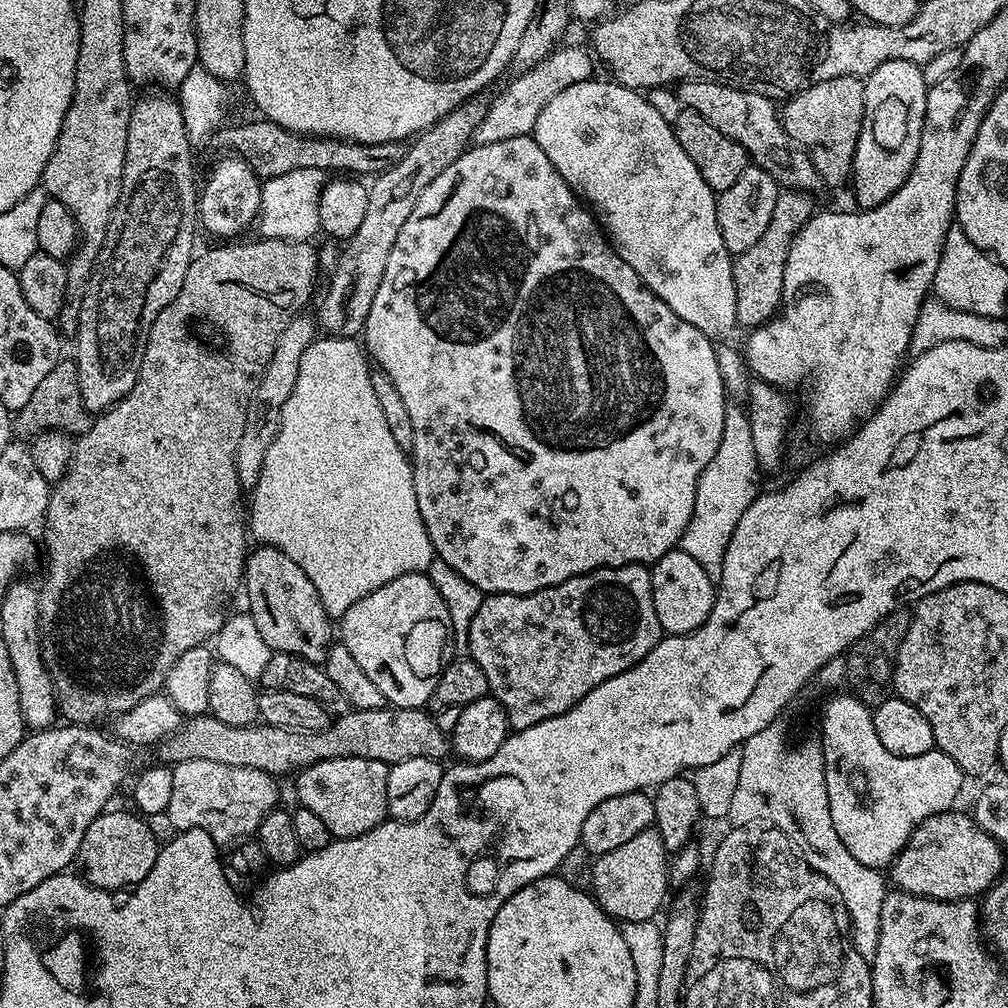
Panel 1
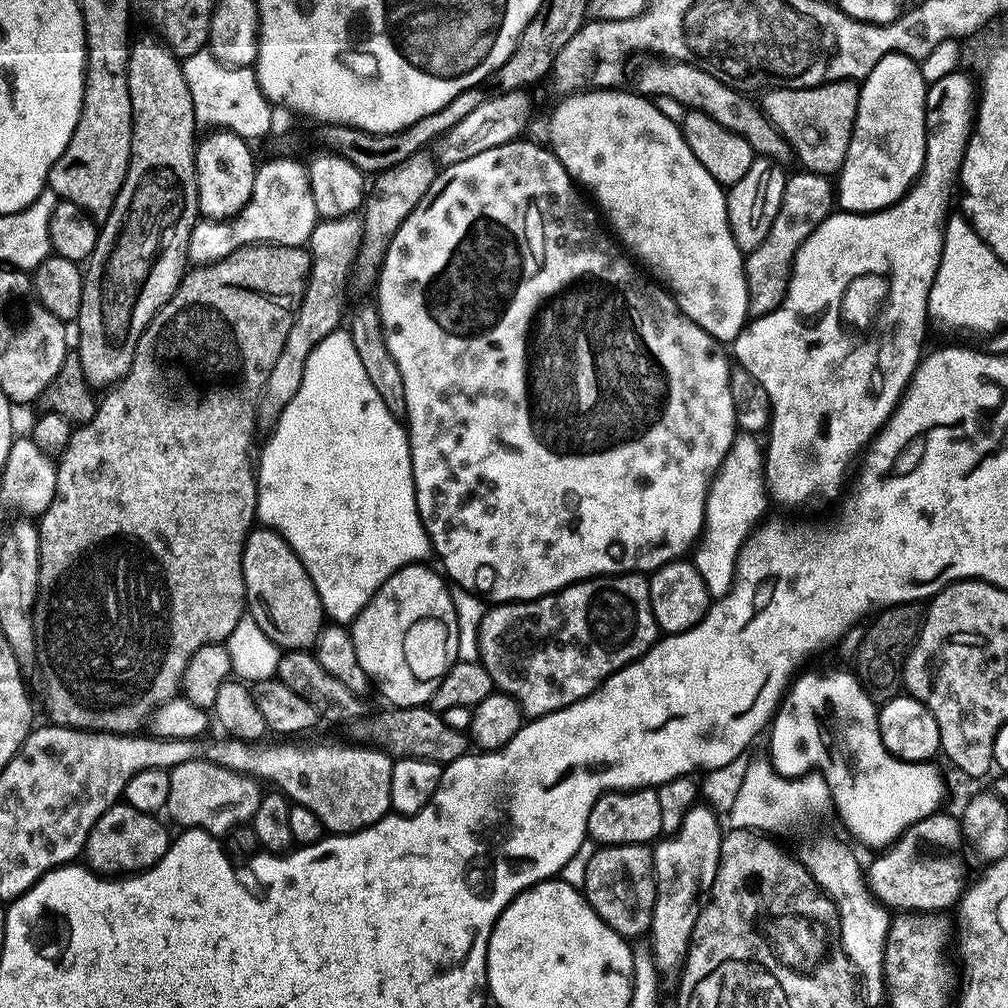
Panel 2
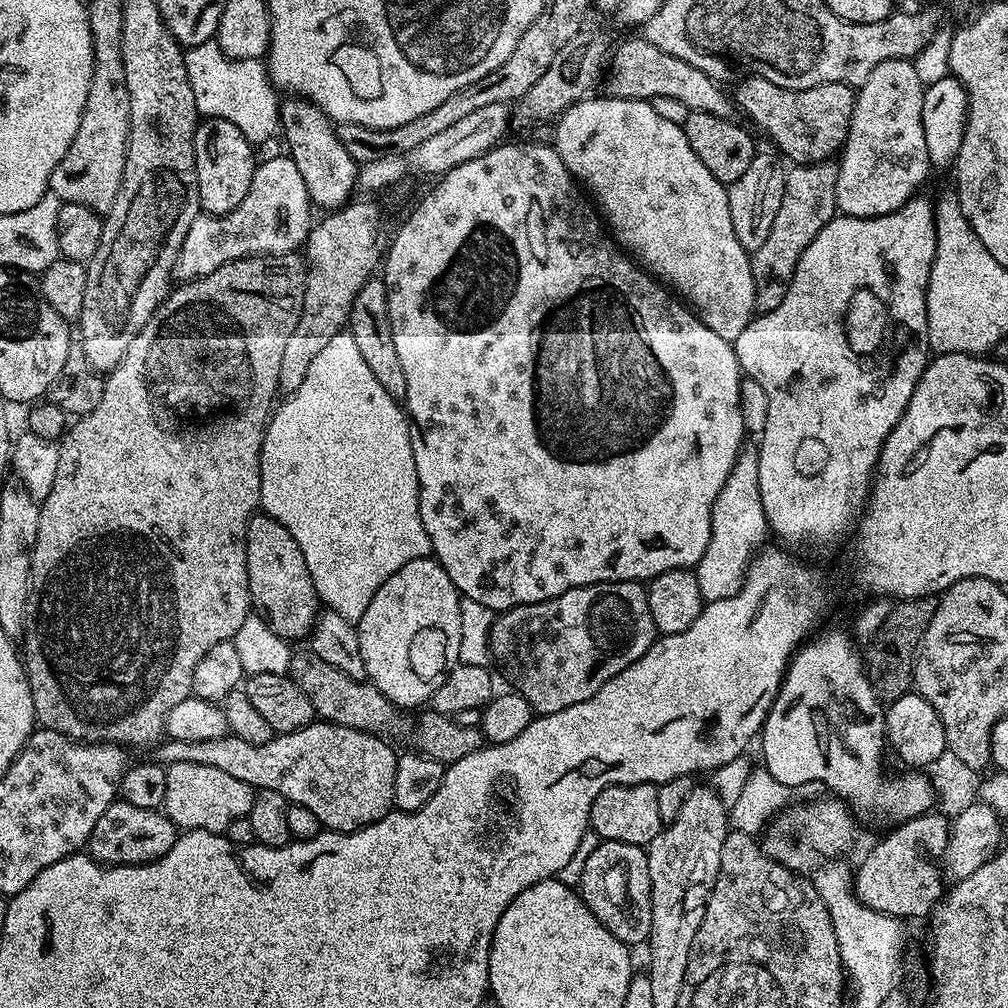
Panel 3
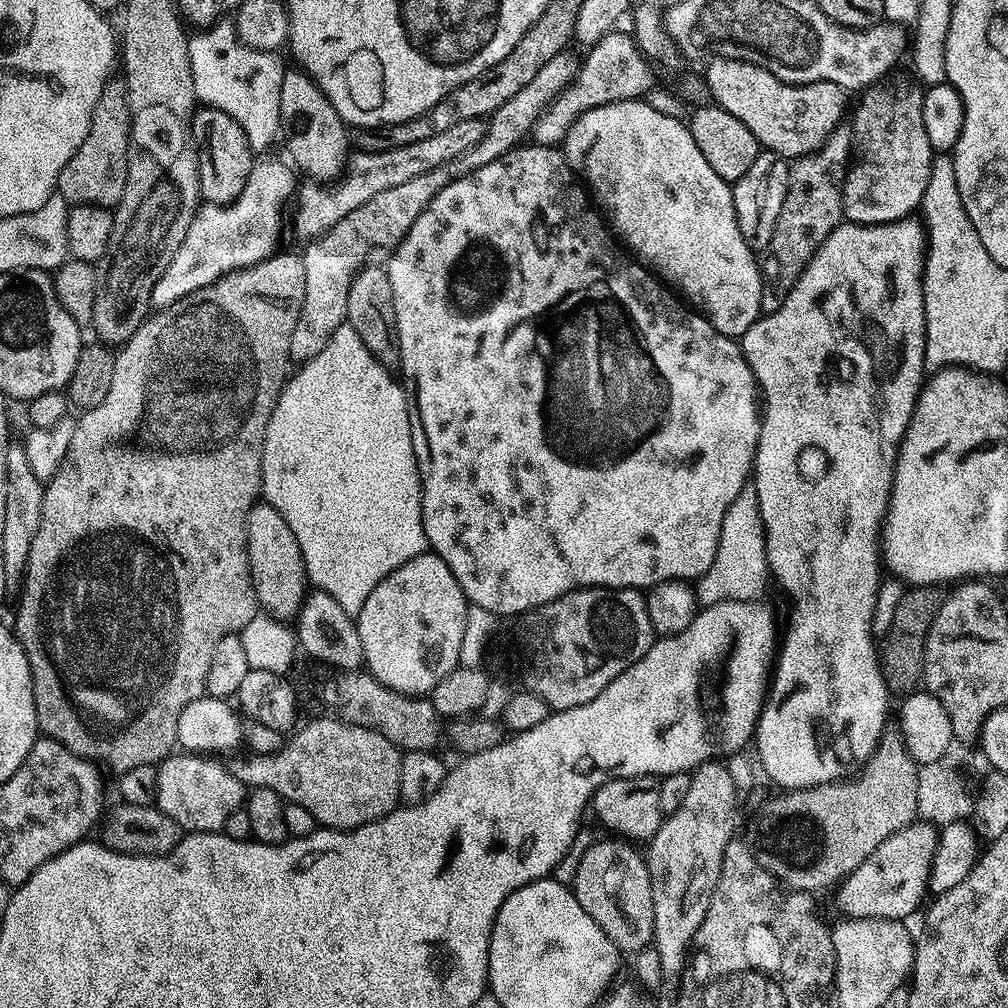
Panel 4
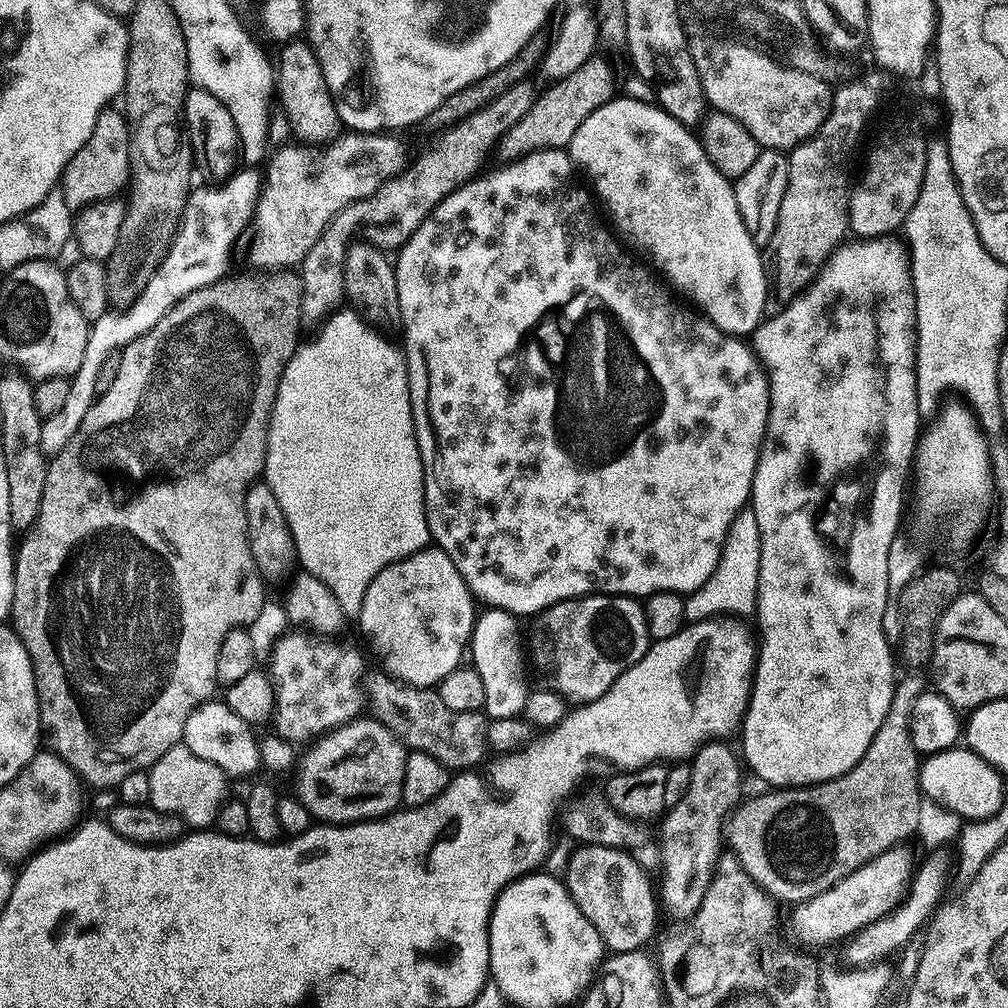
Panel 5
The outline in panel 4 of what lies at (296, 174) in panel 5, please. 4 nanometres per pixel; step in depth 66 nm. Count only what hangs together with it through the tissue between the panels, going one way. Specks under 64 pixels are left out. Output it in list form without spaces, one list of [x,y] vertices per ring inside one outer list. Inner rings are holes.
[[[484,120],[458,122],[458,126],[450,126],[450,130],[434,134],[434,138],[426,138],[426,142],[413,142],[410,146],[398,146],[394,150],[381,152],[353,151],[335,182],[304,182],[301,188],[299,185],[294,196],[296,213],[292,216],[292,224],[301,241],[307,242],[321,236],[330,230],[330,226],[342,222],[350,210],[358,210],[362,202],[370,202],[374,194],[382,194],[382,190],[391,190],[393,186],[402,186],[402,182],[410,182],[410,178],[418,178],[418,174],[426,174],[450,163],[484,137],[485,127]]]

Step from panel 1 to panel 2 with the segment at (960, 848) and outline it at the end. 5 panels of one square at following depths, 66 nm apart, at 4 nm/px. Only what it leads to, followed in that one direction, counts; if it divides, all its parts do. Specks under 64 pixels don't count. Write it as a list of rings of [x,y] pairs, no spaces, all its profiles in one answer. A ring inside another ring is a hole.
[[[941,810],[935,816],[927,816],[914,826],[907,828],[895,844],[883,849],[872,865],[867,865],[866,879],[872,893],[885,908],[912,912],[943,913],[957,903],[966,887],[964,880],[964,860],[960,857],[960,847],[965,847],[966,839],[961,831],[961,821],[955,815]]]

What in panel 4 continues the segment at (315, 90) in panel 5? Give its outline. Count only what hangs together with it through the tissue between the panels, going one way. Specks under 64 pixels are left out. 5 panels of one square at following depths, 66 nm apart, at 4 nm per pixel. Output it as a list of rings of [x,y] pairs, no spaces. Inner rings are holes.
[[[285,71],[280,91],[280,127],[288,135],[288,156],[297,169],[305,172],[312,182],[332,182],[343,172],[350,155],[350,132],[340,113],[324,97],[318,85],[312,83],[303,71]]]

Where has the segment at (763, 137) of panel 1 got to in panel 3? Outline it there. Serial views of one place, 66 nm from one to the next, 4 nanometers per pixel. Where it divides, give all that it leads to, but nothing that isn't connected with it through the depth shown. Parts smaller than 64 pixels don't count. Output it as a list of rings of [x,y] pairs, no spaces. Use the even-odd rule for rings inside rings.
[[[643,38],[624,40],[617,48],[615,45],[610,56],[610,75],[607,80],[606,92],[609,96],[649,102],[656,98],[669,97],[682,102],[690,112],[705,112],[727,120],[733,119],[734,116],[733,97],[729,93],[727,96],[717,81],[711,80],[702,70],[690,66],[690,62],[682,62],[682,58],[666,54],[658,46]]]

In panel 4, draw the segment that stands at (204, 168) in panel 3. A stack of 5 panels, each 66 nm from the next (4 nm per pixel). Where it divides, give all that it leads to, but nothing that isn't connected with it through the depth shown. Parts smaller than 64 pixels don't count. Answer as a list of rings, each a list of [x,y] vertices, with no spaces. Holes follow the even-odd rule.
[[[197,107],[192,114],[192,143],[196,150],[196,168],[200,171],[200,199],[209,204],[230,204],[242,194],[254,163],[242,126],[217,108]]]

